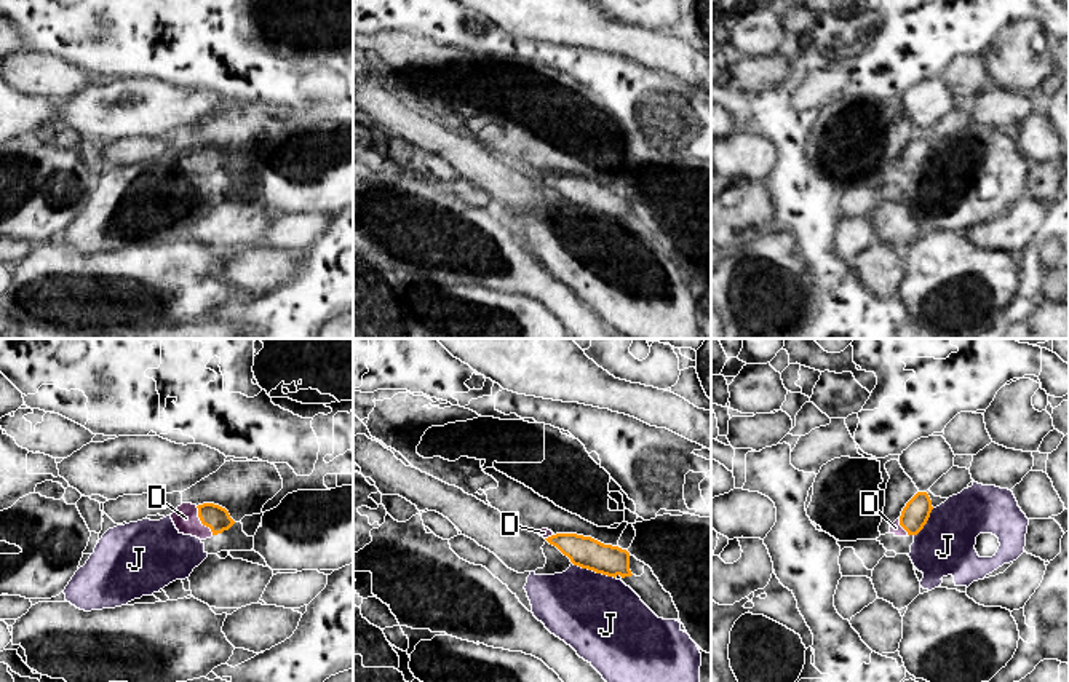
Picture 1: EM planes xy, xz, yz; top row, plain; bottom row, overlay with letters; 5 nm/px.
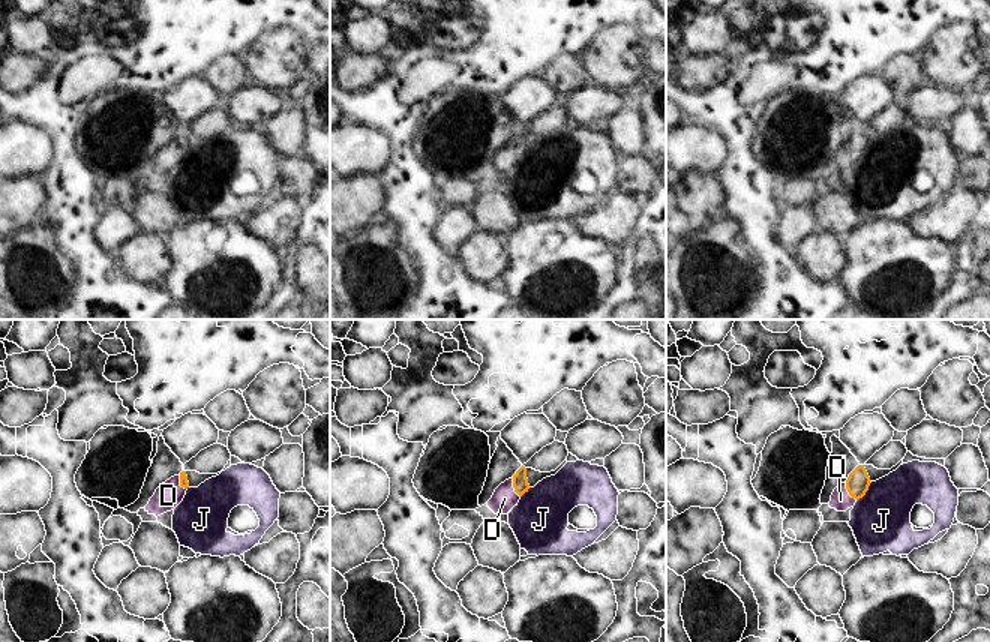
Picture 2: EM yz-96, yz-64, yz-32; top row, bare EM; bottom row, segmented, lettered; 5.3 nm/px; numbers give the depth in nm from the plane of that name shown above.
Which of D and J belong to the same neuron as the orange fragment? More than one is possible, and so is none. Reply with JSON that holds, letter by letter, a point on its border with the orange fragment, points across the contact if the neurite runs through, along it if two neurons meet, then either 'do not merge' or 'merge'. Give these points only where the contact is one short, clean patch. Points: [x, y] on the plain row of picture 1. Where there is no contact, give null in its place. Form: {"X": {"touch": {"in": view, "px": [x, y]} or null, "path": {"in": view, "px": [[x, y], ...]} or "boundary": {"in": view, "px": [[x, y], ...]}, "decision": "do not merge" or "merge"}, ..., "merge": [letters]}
{"D": {"touch": {"in": "xy", "px": [200, 162]}, "path": {"in": "xy", "px": [[216, 160], [200, 162], [186, 160]]}, "decision": "merge"}, "J": {"touch": {"in": "xz", "px": [593, 213]}, "decision": "do not merge"}, "merge": ["D"]}

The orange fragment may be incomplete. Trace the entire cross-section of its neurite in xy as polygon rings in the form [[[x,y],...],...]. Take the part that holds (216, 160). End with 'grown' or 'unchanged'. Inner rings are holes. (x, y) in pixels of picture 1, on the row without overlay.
[[[182,145],[169,158],[179,176],[192,177],[200,182],[222,176],[235,166],[229,153],[214,145],[203,145],[198,149],[192,145]]]; grown

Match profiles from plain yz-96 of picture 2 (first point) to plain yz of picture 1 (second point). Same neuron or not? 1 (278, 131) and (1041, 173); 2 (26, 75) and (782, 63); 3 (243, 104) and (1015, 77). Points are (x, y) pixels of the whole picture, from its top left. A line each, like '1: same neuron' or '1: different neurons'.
1: different neurons
2: same neuron
3: different neurons

